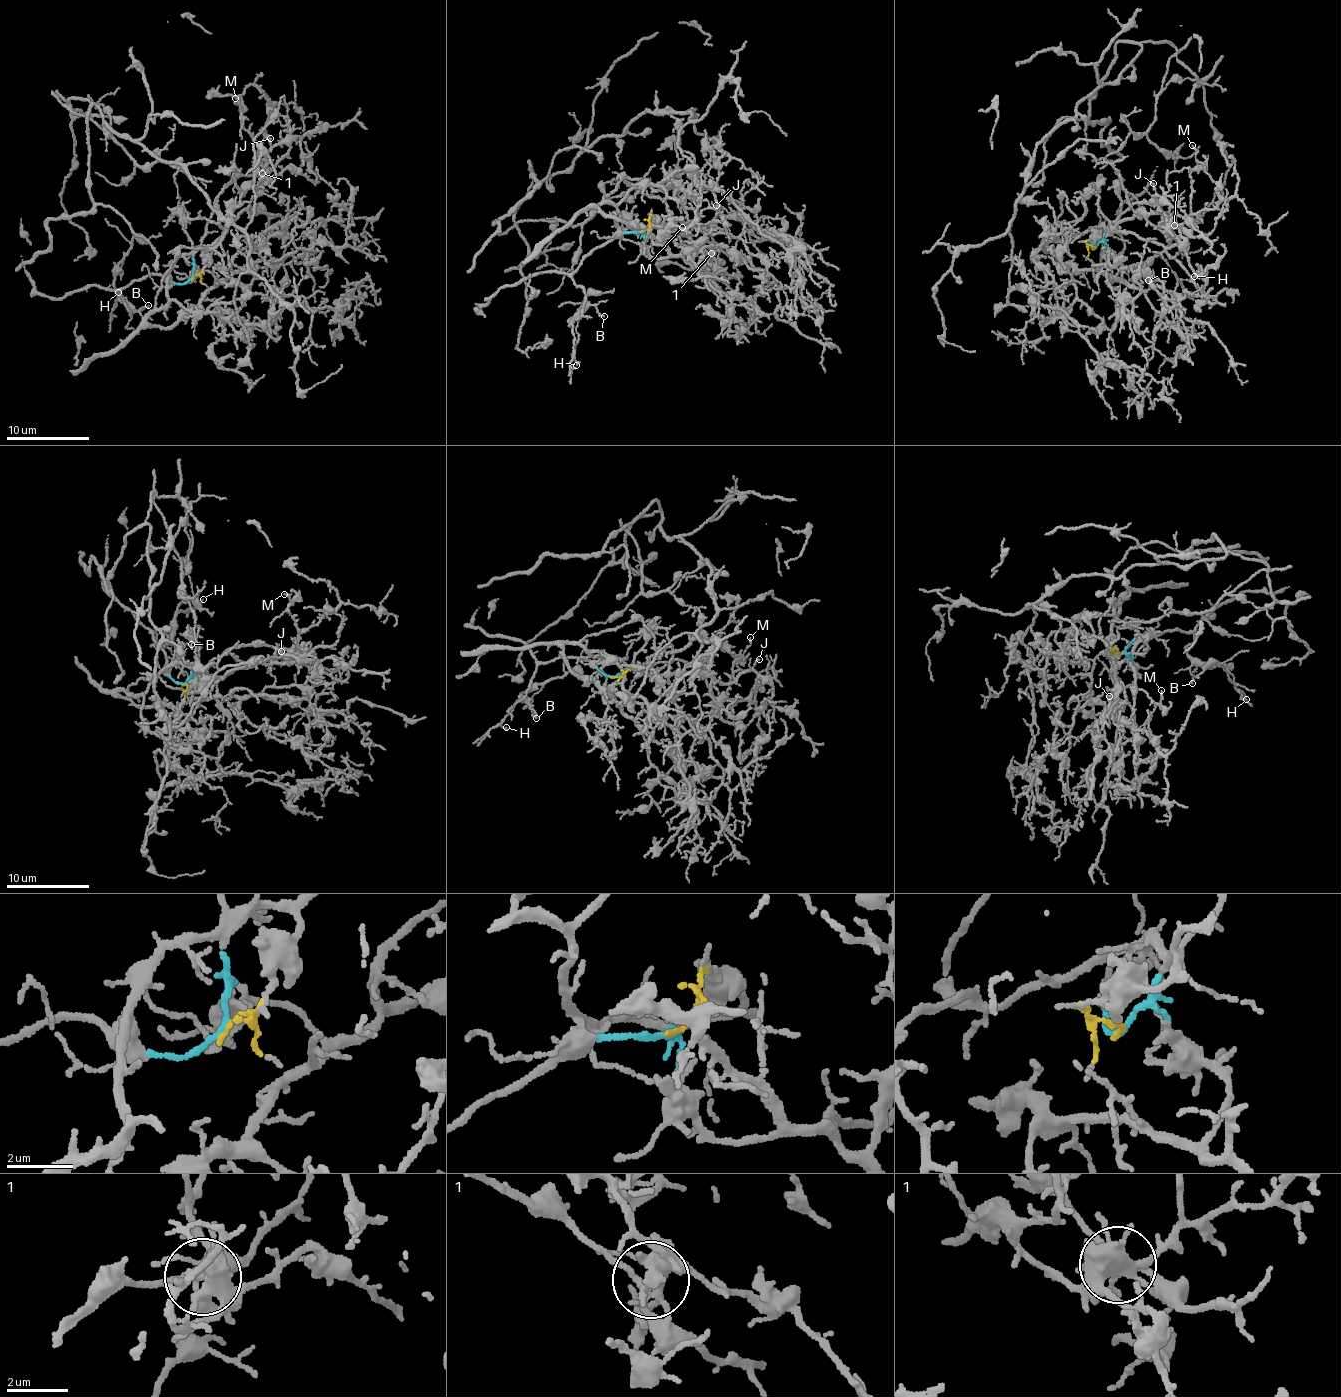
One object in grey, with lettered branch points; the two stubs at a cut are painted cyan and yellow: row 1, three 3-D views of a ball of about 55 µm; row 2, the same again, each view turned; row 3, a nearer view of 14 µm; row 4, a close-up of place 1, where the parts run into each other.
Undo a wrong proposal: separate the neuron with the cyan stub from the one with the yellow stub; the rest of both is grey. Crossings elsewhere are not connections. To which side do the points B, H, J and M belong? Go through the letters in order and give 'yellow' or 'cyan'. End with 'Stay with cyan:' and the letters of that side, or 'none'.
B: cyan
H: cyan
J: yellow
M: yellow
Stay with cyan: B, H

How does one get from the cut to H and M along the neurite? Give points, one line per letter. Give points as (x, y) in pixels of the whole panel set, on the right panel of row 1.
H: (1095, 248), (1092, 240), (1105, 226), (1122, 235), (1125, 267), (1145, 266), (1159, 257), (1180, 279), (1195, 276)
M: (1095, 248), (1087, 241), (1143, 214), (1156, 228), (1181, 224), (1191, 212), (1191, 174), (1197, 165), (1192, 145)

